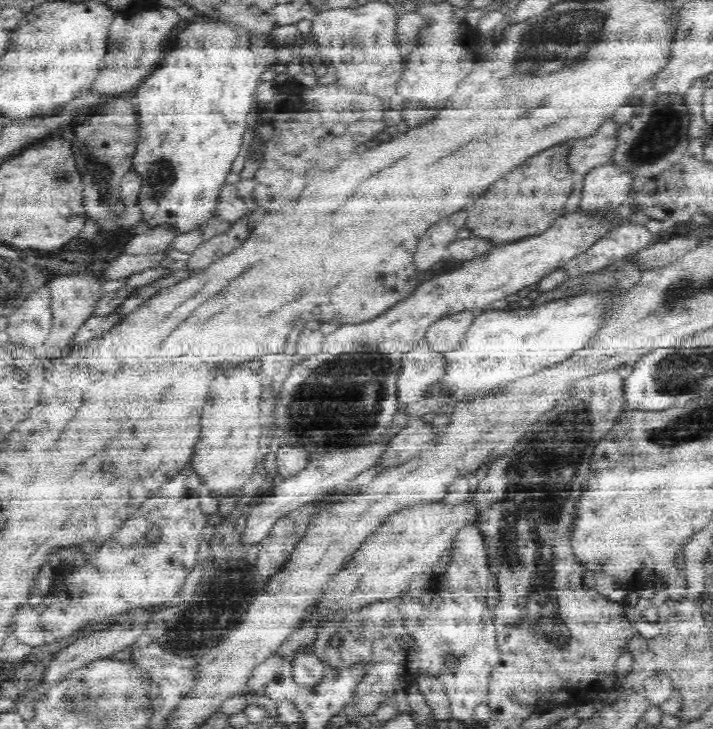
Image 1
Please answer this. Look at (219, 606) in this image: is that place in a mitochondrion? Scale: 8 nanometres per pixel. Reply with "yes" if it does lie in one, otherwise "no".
yes

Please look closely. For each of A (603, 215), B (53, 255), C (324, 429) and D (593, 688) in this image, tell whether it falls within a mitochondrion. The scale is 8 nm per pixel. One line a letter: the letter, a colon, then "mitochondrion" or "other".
A: other
B: other
C: mitochondrion
D: other

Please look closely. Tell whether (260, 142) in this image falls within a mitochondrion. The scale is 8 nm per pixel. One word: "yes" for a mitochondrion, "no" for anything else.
no

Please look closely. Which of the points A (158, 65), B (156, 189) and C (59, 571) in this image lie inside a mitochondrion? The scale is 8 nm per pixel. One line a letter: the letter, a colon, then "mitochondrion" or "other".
A: other
B: mitochondrion
C: other

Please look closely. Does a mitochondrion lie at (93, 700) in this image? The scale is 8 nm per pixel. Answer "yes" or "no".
yes

